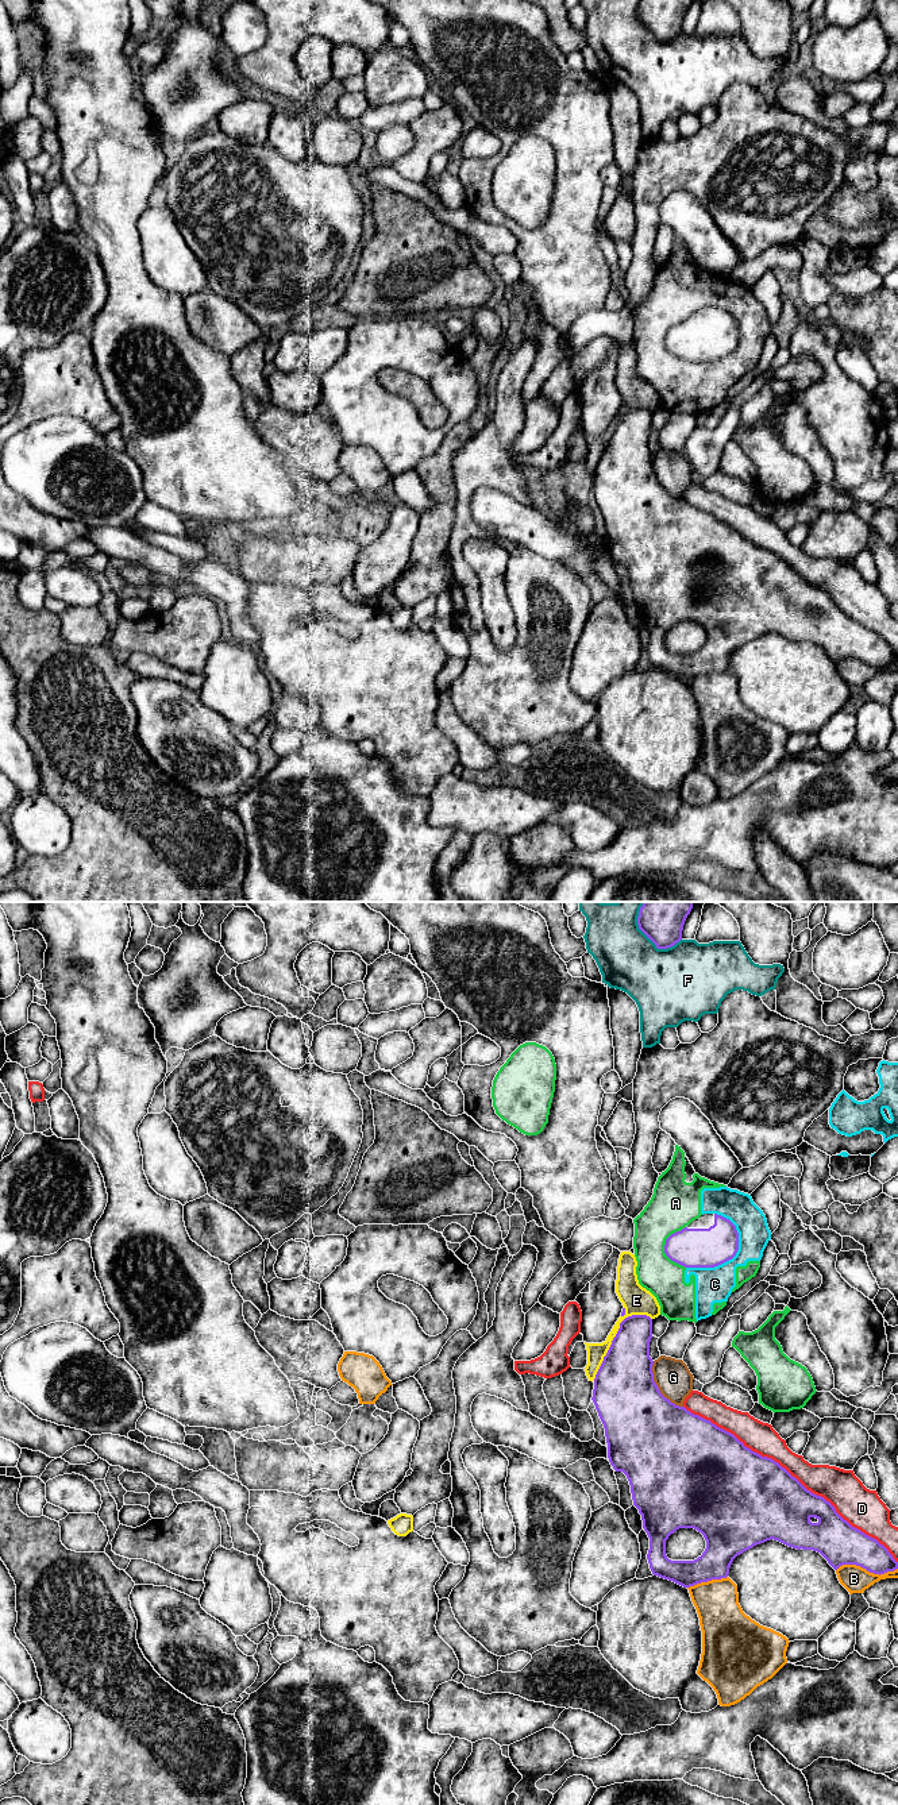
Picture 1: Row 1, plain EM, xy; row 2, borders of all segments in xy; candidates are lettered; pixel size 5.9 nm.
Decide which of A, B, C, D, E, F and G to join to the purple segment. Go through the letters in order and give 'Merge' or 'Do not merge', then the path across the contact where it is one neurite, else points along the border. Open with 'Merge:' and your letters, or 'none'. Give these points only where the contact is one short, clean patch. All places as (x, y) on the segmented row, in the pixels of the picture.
Merge: C
A: Do not merge
B: Do not merge
C: Merge
D: Do not merge
E: Do not merge
F: Do not merge
G: Do not merge

